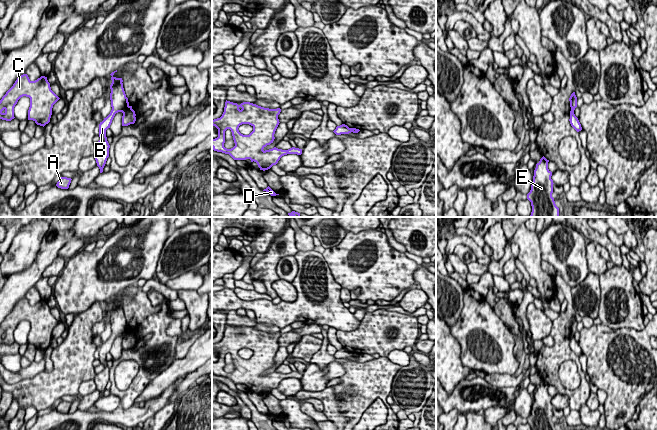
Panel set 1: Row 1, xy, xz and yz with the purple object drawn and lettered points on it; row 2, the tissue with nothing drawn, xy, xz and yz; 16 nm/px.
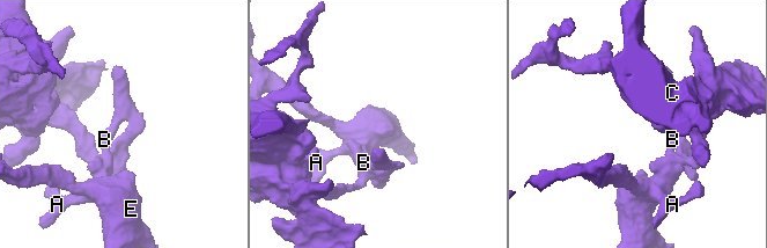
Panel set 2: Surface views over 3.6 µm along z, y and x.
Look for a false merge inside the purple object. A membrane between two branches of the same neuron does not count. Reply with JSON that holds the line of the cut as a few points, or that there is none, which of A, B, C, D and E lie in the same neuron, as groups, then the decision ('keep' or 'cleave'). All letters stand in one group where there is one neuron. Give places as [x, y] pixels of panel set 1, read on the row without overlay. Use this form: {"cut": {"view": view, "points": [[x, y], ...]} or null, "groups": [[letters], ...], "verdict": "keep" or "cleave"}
{"cut": {"view": "xy", "points": [[102, 363], [104, 367], [96, 374]]}, "groups": [["A", "B", "E"], ["C", "D"]], "verdict": "cleave"}

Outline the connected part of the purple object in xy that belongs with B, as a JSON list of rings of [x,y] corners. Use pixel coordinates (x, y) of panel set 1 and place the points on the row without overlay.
[[[114,295],[110,299],[112,307],[110,309],[111,317],[110,317],[110,324],[111,324],[111,331],[112,334],[110,338],[104,342],[102,346],[99,348],[99,361],[101,364],[105,366],[105,368],[98,374],[96,374],[94,378],[94,382],[96,384],[97,390],[100,393],[100,397],[103,396],[103,392],[106,388],[107,382],[109,381],[109,372],[110,369],[107,365],[106,361],[106,354],[110,352],[112,344],[116,337],[124,336],[125,332],[129,330],[128,322],[126,321],[124,312],[123,312],[123,304],[122,302],[114,301]]]

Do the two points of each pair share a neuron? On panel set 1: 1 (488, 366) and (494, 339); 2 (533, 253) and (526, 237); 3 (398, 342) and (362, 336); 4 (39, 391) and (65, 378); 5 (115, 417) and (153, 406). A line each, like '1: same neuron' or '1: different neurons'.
1: same neuron
2: same neuron
3: same neuron
4: same neuron
5: same neuron

